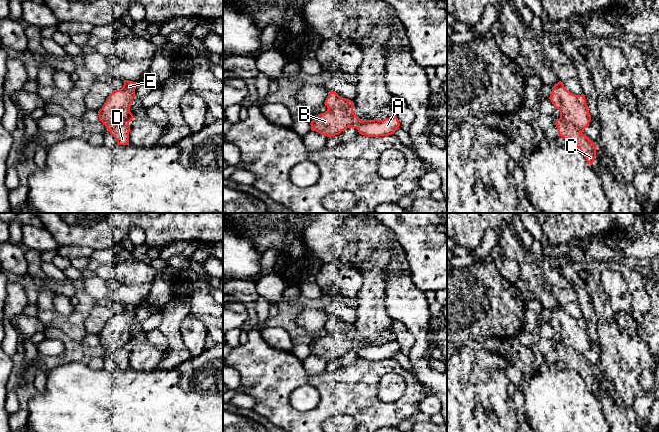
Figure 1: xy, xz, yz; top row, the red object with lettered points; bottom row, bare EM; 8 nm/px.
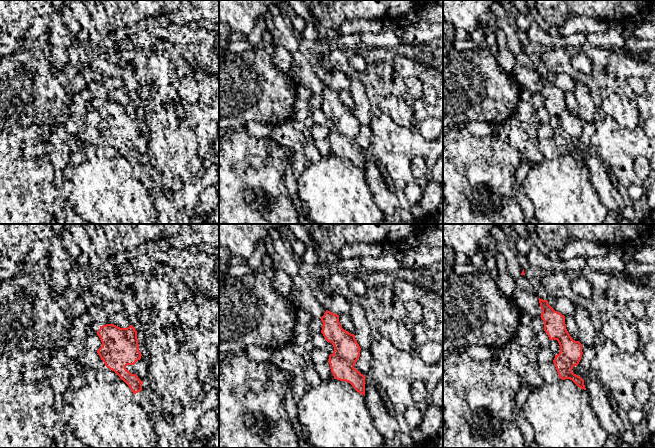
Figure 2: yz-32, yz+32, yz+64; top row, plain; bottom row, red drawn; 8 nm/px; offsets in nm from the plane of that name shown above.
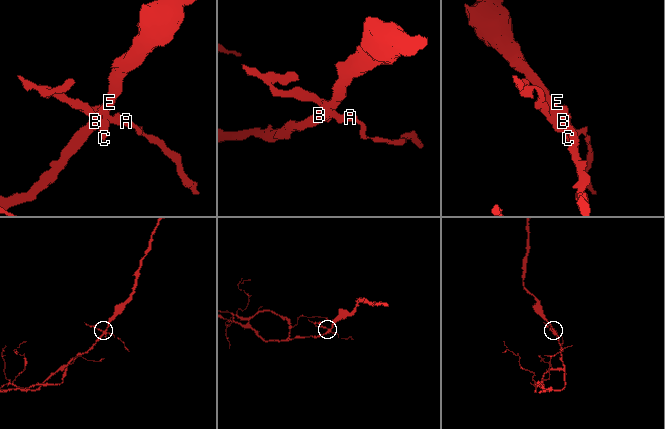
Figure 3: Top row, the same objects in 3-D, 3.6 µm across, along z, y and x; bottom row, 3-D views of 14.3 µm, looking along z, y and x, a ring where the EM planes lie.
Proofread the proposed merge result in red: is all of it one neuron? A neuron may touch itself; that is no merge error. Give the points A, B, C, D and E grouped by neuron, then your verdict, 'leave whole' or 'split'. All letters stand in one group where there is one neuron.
A B C D E; leave whole

